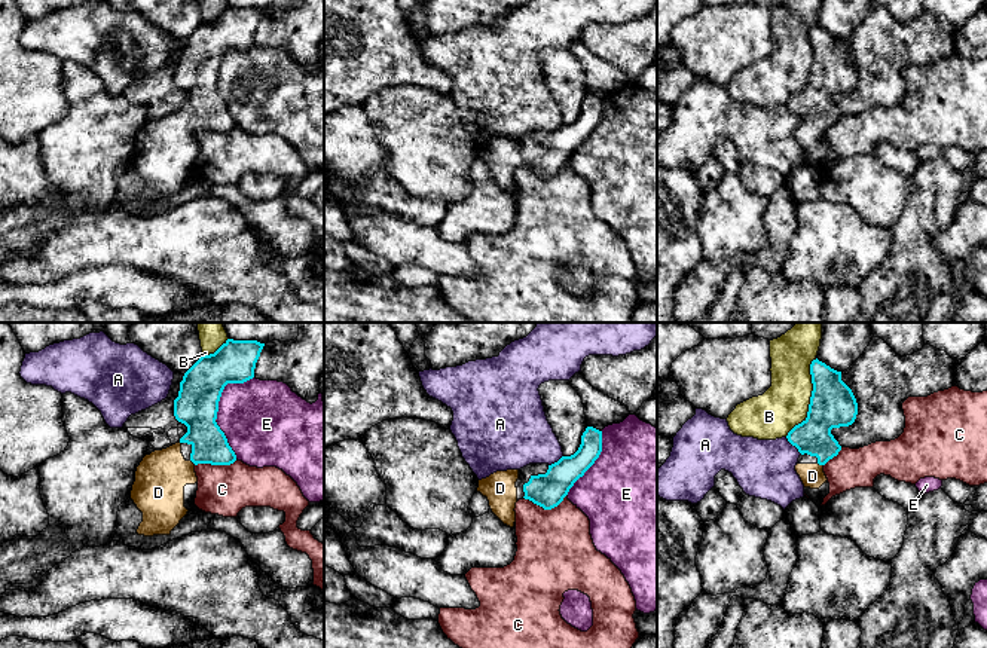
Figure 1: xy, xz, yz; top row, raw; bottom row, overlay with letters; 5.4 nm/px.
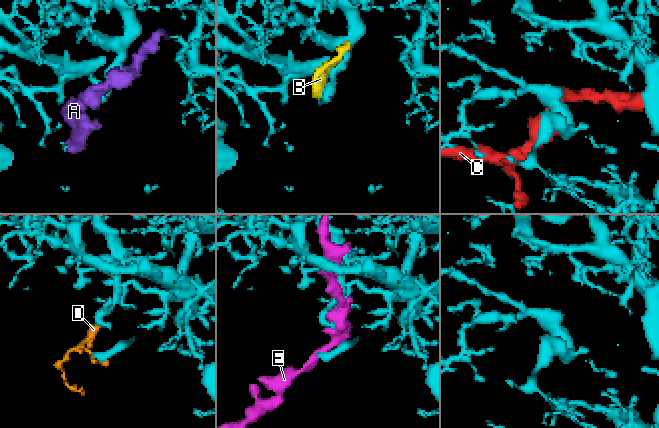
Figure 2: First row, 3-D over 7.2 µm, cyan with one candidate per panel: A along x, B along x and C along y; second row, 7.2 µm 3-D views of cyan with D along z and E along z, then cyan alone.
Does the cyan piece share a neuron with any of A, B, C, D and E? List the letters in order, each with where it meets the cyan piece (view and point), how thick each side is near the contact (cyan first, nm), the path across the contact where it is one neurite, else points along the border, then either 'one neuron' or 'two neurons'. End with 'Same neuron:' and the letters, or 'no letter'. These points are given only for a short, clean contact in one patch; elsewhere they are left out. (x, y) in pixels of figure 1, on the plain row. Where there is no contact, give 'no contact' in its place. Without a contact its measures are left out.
A: meets cyan in yz at (794, 112); 190 nm thick on the cyan side, 320 nm on the other; two neurons
B: meets cyan in yz at (810, 64); 260 nm thick on the cyan side, 260 nm on the other; two neurons
C: meets cyan in xz at (544, 176); 190 nm thick on the cyan side, 420 nm on the other; two neurons
D: meets cyan in yz at (821, 131); 190 nm thick on the cyan side, 130 nm on the other; runs through yz (813, 103), (821, 112), (821, 131), (812, 143); one neuron
E: meets cyan in xy at (217, 76); 240 nm thick on the cyan side, 440 nm on the other; two neurons
Same neuron: D

